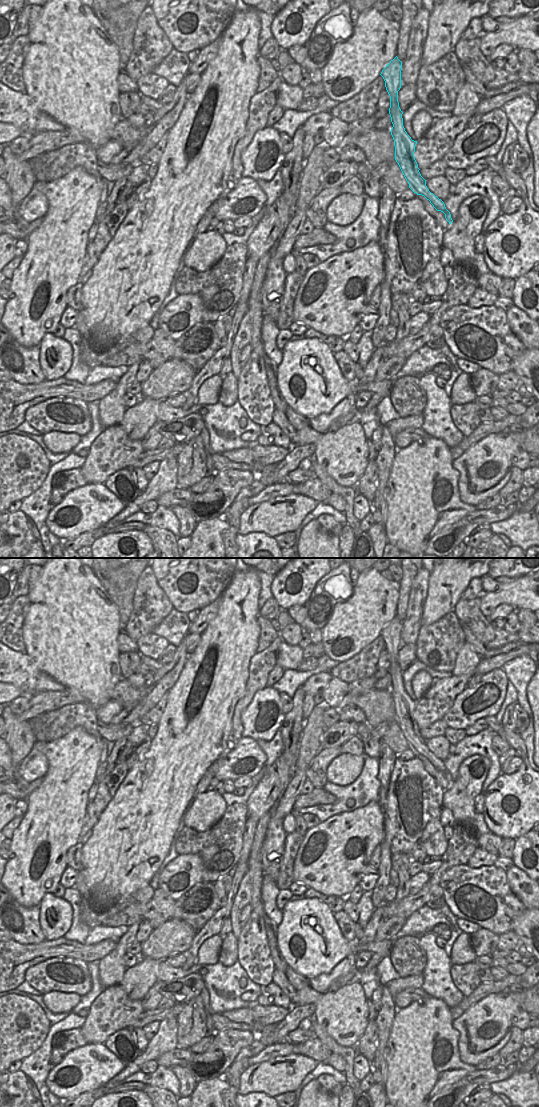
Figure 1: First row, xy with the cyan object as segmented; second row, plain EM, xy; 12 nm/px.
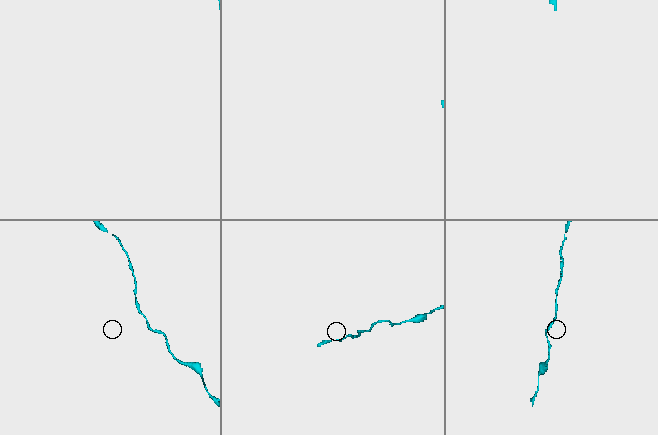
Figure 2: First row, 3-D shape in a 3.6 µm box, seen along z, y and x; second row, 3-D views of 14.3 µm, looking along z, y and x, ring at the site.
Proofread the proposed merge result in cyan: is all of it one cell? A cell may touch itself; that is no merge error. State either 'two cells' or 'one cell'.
one cell

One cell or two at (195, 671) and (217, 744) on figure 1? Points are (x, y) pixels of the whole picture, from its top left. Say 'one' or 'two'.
one

